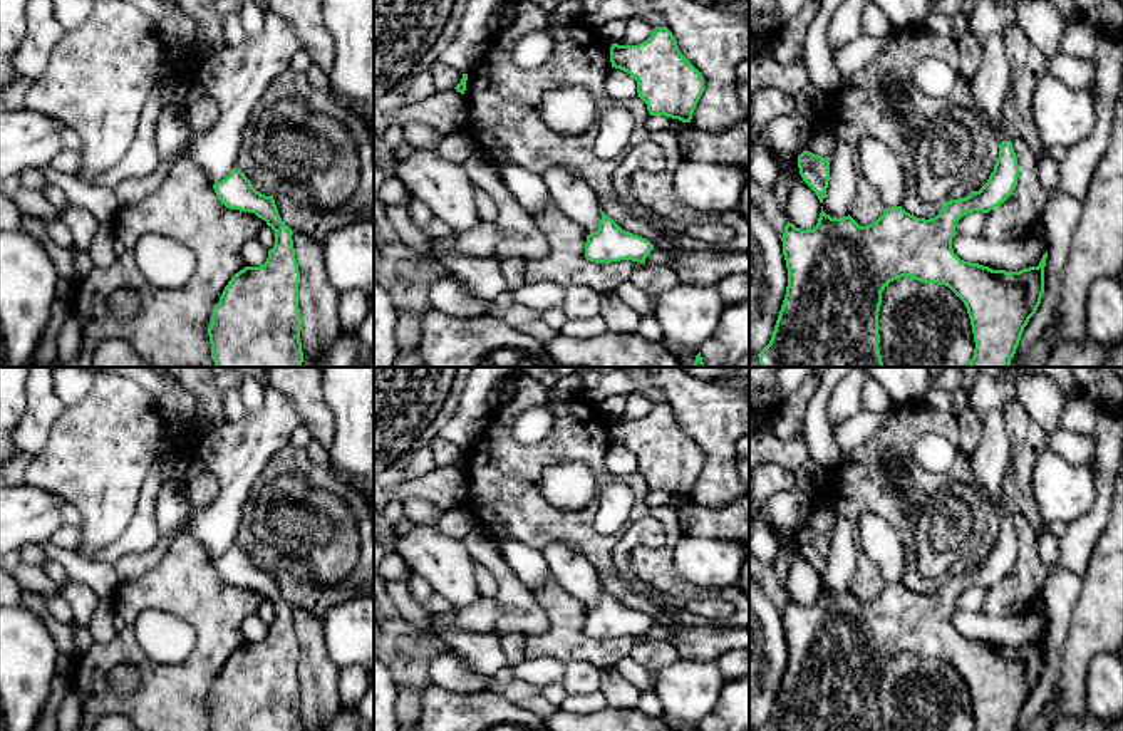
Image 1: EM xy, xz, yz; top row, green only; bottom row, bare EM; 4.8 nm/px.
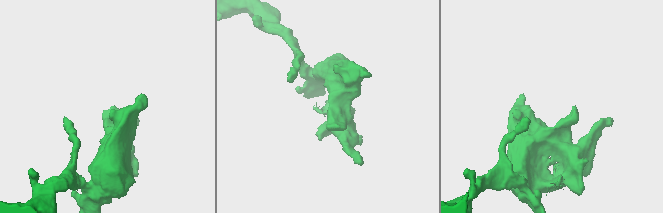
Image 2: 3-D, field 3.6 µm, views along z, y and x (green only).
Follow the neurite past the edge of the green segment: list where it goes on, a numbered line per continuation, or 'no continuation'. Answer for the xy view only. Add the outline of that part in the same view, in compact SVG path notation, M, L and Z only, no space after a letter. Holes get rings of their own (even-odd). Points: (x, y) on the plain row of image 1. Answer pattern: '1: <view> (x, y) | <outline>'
no continuation

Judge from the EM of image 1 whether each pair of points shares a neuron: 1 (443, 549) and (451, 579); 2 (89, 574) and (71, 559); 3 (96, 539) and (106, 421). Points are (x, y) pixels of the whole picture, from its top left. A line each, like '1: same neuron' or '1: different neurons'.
1: same neuron
2: same neuron
3: same neuron

